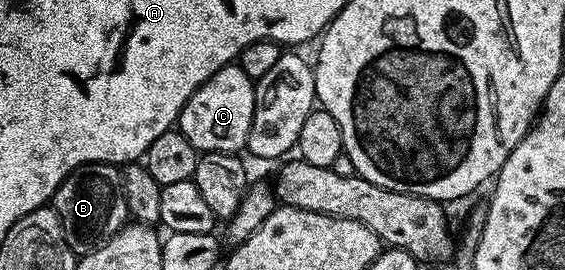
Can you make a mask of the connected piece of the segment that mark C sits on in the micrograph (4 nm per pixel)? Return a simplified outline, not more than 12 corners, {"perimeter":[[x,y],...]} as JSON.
{"perimeter":[[217,69],[181,109],[196,151],[234,155],[249,141],[255,84]]}

